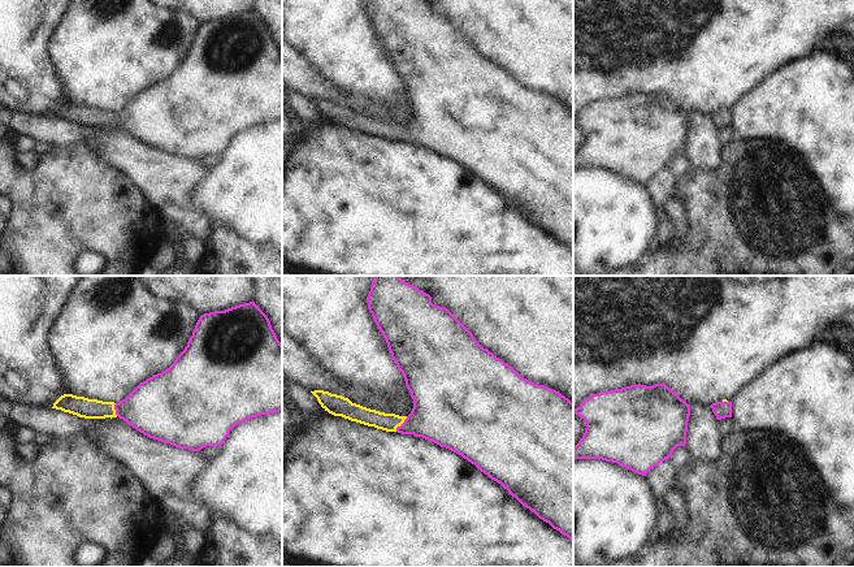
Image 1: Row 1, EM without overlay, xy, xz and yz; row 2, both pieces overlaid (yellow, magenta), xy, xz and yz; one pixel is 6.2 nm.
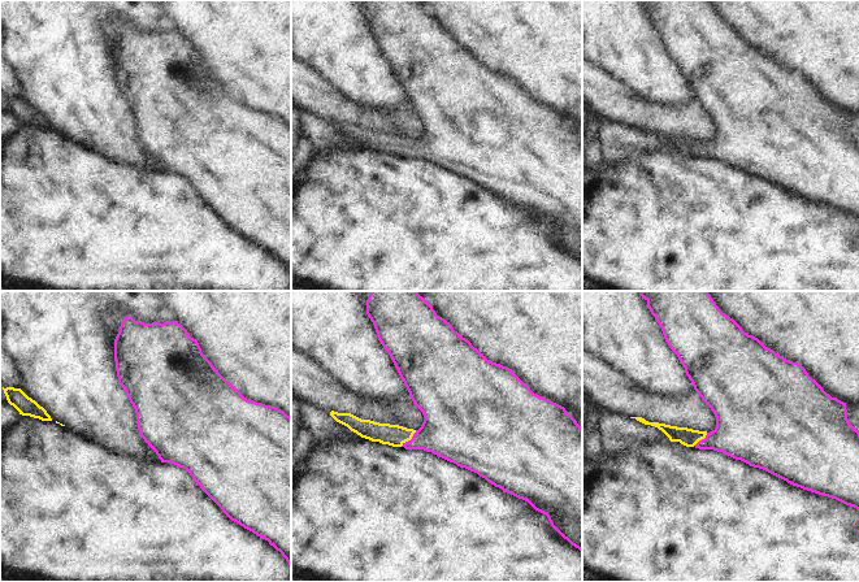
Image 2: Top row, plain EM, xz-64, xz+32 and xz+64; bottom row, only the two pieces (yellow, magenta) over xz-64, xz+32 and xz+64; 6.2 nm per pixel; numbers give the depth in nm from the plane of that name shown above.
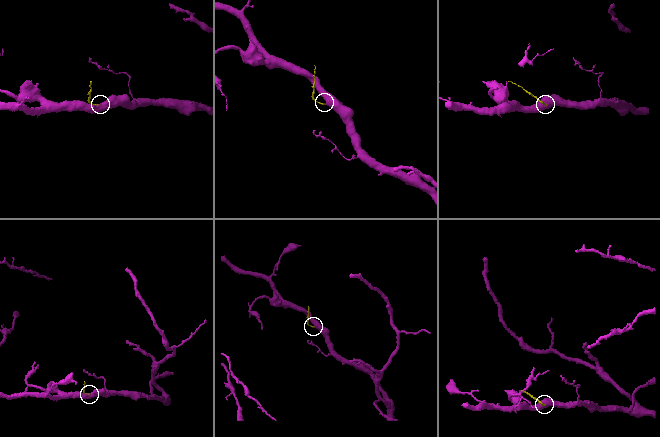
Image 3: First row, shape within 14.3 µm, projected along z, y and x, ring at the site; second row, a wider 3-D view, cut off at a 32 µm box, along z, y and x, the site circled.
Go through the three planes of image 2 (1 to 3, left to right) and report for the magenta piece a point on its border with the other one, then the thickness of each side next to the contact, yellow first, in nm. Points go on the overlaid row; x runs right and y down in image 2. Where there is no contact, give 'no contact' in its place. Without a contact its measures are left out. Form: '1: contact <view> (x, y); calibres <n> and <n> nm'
1: no contact
2: contact xz+32 (410, 439); calibres 140 and 340 nm
3: contact xz+64 (701, 439); calibres 110 and 320 nm

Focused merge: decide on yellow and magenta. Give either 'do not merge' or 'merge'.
merge

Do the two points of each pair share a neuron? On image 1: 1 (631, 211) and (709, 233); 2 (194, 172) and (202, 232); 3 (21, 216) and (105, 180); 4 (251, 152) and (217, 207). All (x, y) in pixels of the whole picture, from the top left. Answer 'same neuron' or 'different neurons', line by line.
1: different neurons
2: same neuron
3: same neuron
4: same neuron

